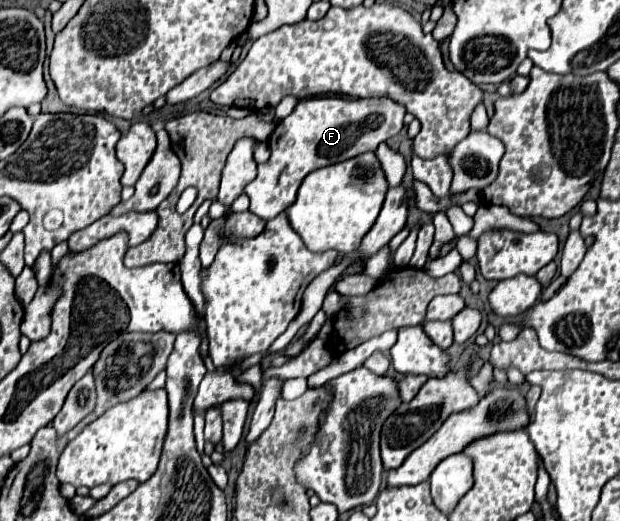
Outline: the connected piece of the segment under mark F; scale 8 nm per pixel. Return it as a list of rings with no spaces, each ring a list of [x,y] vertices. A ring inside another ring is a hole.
[[[311,97],[311,99],[299,101],[295,111],[289,117],[285,117],[283,121],[277,123],[275,131],[269,137],[271,157],[269,157],[267,163],[259,165],[257,177],[245,187],[245,193],[251,199],[251,207],[249,209],[255,215],[259,215],[261,219],[265,219],[265,221],[277,217],[281,211],[285,211],[287,207],[293,205],[301,181],[311,171],[321,169],[321,167],[329,167],[329,165],[335,165],[335,163],[341,163],[341,161],[347,161],[351,157],[357,157],[357,155],[365,153],[365,151],[375,151],[375,147],[379,147],[379,143],[387,141],[389,137],[393,137],[393,135],[397,135],[401,131],[403,115],[405,115],[405,107],[401,107],[399,103],[391,101],[389,97],[379,97],[379,99]]]

